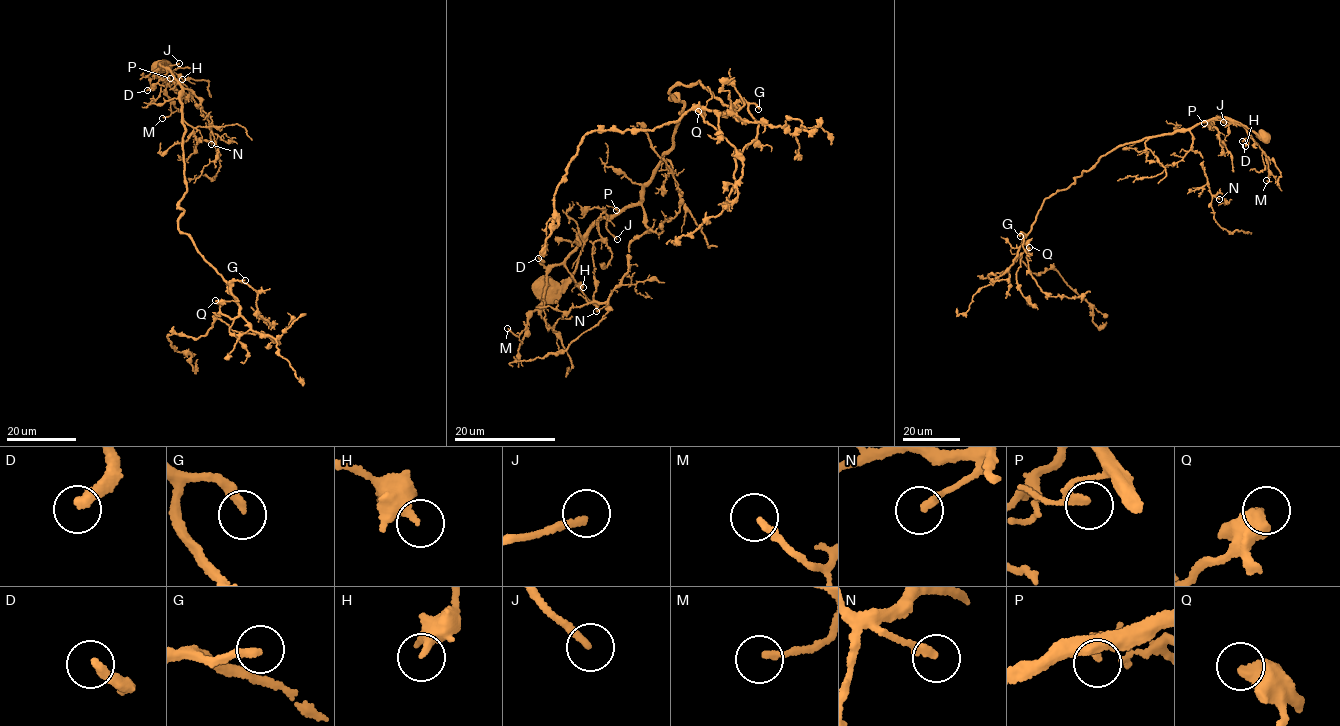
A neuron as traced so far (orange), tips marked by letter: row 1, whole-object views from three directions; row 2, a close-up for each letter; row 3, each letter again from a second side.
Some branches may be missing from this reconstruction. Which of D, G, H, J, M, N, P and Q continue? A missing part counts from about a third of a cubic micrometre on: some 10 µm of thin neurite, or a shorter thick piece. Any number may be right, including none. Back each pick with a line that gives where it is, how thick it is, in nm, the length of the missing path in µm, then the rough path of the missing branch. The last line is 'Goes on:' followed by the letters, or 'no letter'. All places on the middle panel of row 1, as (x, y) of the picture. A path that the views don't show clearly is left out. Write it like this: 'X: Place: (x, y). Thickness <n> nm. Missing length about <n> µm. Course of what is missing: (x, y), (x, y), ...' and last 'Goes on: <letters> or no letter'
D: Place: (538, 258). Thickness 300 nm. Missing length about 25 µm
G: Place: (758, 109). Thickness 240 nm. Missing length about 15 µm
N: Place: (596, 311). Thickness 240 nm. Missing length about 15 µm
Goes on: D, G, N

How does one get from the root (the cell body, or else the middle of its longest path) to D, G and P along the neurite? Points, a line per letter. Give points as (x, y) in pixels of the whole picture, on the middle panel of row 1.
D: (547, 288), (572, 275), (586, 241), (559, 264), (547, 267), (538, 258)
G: (547, 288), (572, 275), (588, 231), (640, 200), (684, 109), (669, 91), (699, 82), (727, 106), (758, 109)
P: (547, 288), (572, 275), (588, 231), (604, 218), (608, 219), (618, 211), (616, 210)

